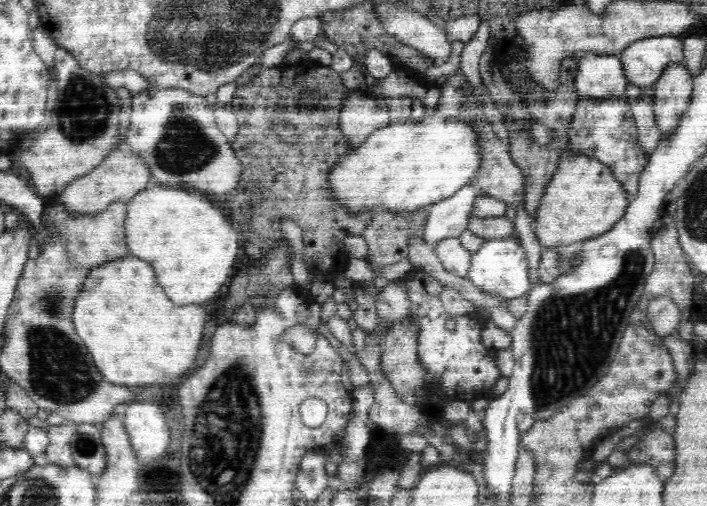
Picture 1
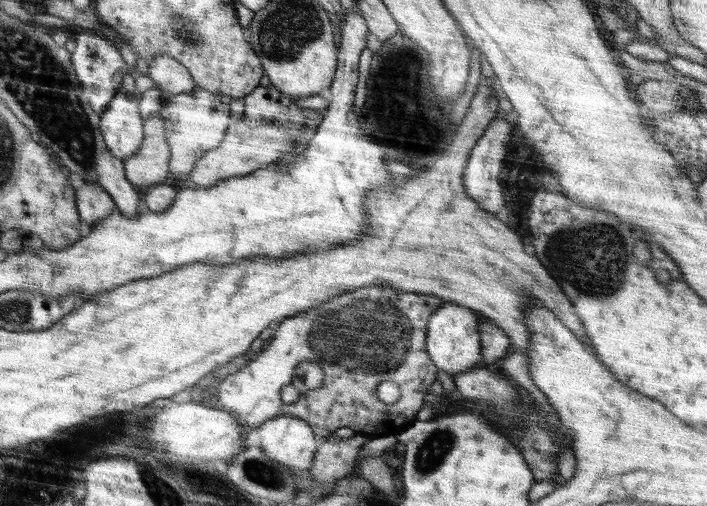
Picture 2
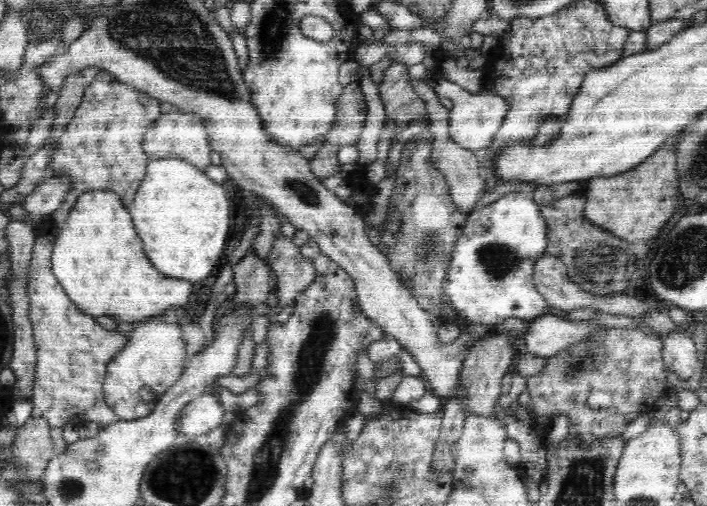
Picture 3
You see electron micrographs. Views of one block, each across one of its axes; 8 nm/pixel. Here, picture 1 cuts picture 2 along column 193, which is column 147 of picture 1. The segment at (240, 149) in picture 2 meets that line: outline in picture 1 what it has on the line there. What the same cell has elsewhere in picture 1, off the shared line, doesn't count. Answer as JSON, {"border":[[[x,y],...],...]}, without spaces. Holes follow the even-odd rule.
{"border":[[[117,148],[88,174],[73,180],[54,200],[63,204],[63,208],[75,216],[95,215],[112,202],[131,199],[137,192],[153,183],[148,165],[137,154],[126,148]]]}

